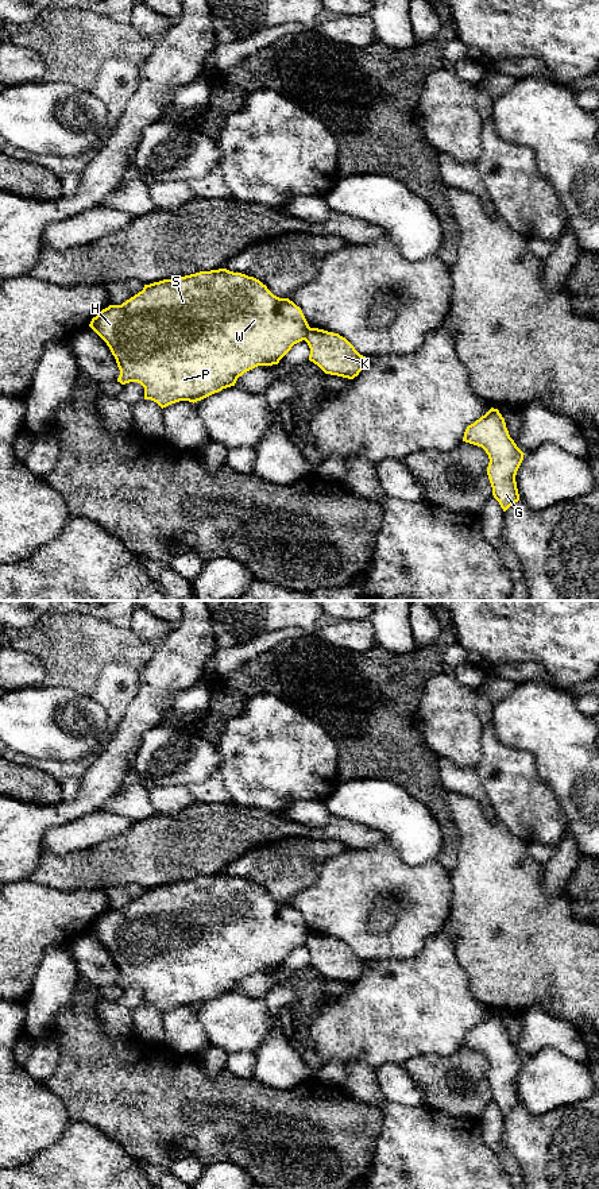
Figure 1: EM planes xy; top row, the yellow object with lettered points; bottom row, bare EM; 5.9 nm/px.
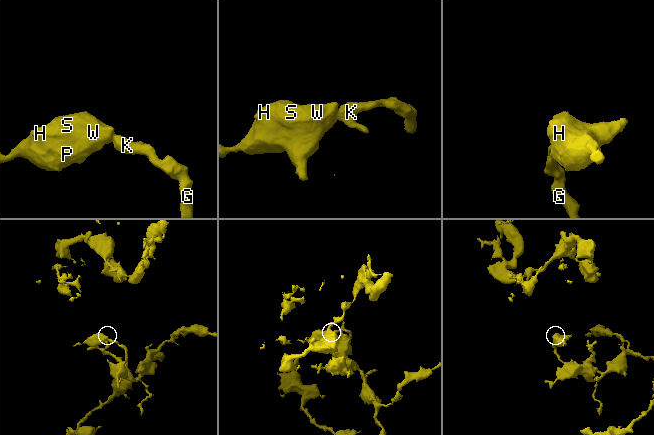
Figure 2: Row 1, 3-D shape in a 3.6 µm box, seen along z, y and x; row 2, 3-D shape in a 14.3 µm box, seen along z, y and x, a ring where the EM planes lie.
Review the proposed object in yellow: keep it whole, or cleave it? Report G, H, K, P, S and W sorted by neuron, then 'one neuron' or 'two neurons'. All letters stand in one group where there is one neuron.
G K / H P S W | two neurons

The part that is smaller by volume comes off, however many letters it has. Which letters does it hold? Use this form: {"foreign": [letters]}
{"foreign": ["H", "P", "S", "W"]}

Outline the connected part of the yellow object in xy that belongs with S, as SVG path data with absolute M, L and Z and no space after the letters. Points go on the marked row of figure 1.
M227 269L200 271L185 277L175 277L171 279L163 279L144 285L142 292L121 305L109 305L108 308L103 309L96 317L92 319L89 327L107 343L112 355L115 356L120 370L117 382L121 385L130 382L140 383L144 387L144 399L156 402L162 409L179 401L189 401L194 404L221 391L223 389L235 386L239 377L258 366L278 364L294 344L305 340L305 336L310 328L301 308L293 301L274 296L266 285L254 277L248 277L241 273L233 273Z

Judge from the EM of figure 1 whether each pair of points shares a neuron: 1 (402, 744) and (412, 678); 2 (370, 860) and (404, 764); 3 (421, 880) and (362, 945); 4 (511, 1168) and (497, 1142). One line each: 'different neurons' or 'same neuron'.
1: same neuron
2: different neurons
3: same neuron
4: same neuron

